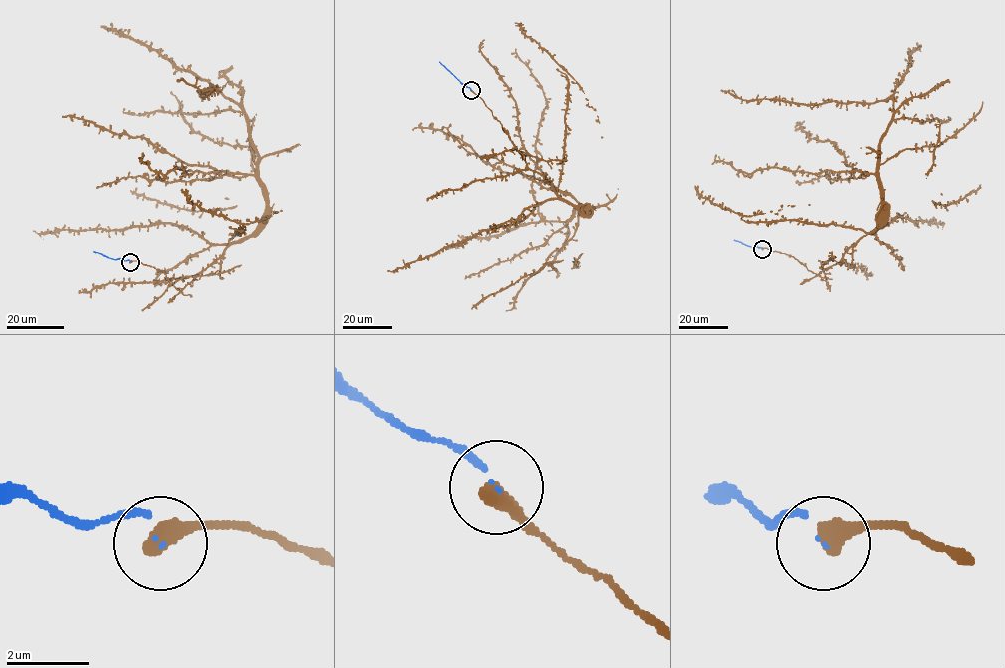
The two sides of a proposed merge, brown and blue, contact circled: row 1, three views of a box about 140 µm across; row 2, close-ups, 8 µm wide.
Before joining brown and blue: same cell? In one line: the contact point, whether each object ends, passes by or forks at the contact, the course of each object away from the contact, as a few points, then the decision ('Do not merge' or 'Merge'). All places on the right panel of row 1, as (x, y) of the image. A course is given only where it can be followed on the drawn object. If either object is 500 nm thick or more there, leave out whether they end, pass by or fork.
Place: (762, 249). At the ring brown ends. At the ring blue ends. Course of brown: (761, 249), (793, 256), (818, 274), (878, 225), (879, 144), (893, 101), (801, 104), (744, 100), (720, 90). Course of blue: (761, 249), (734, 240). Merge

